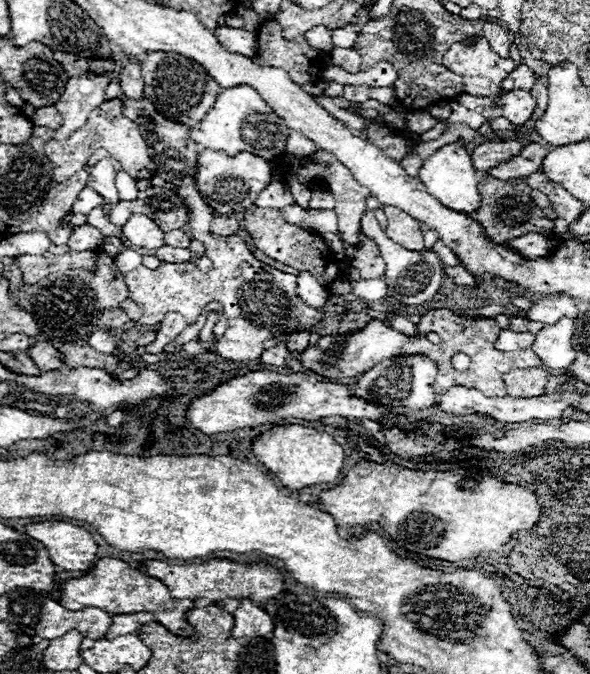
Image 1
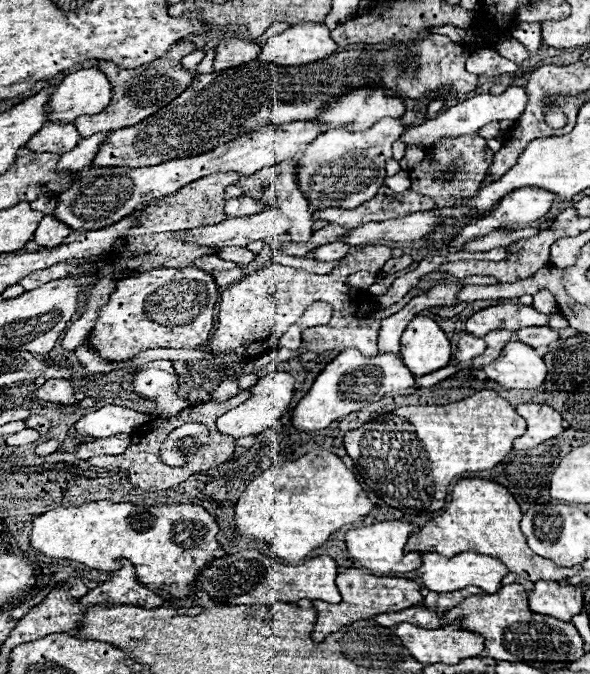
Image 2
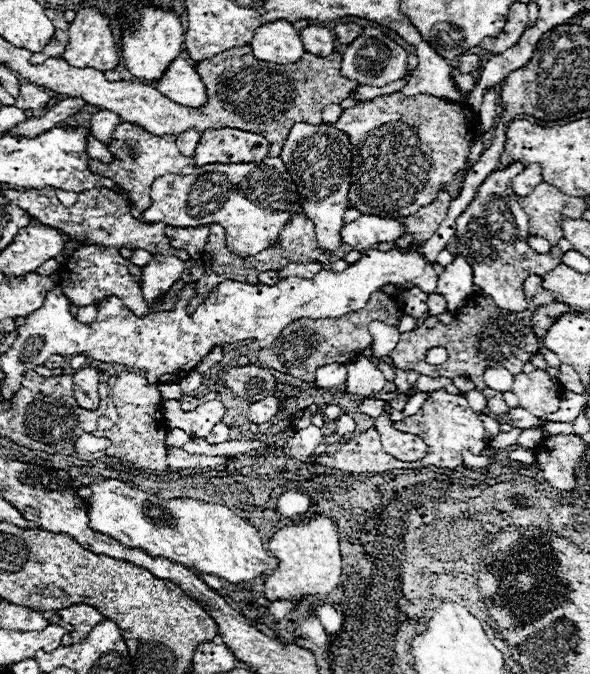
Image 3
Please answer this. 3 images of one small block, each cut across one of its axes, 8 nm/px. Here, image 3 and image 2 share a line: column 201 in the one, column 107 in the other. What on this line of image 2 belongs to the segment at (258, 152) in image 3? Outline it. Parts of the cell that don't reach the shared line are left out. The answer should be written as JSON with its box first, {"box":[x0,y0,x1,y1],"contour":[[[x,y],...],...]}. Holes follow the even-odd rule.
{"box":[94,34,478,166],"contour":[[[428,34],[412,44],[398,44],[388,50],[344,50],[334,52],[320,62],[304,66],[274,66],[270,62],[252,60],[248,64],[222,72],[194,76],[192,84],[172,104],[160,108],[136,126],[110,132],[94,166],[154,166],[168,158],[188,158],[188,154],[204,154],[224,142],[232,142],[240,134],[264,128],[268,124],[288,124],[296,120],[316,120],[330,100],[356,88],[382,88],[386,96],[420,100],[432,92],[450,88],[456,96],[464,96],[478,86],[478,78],[464,70],[472,46],[452,42],[442,34]]]}

